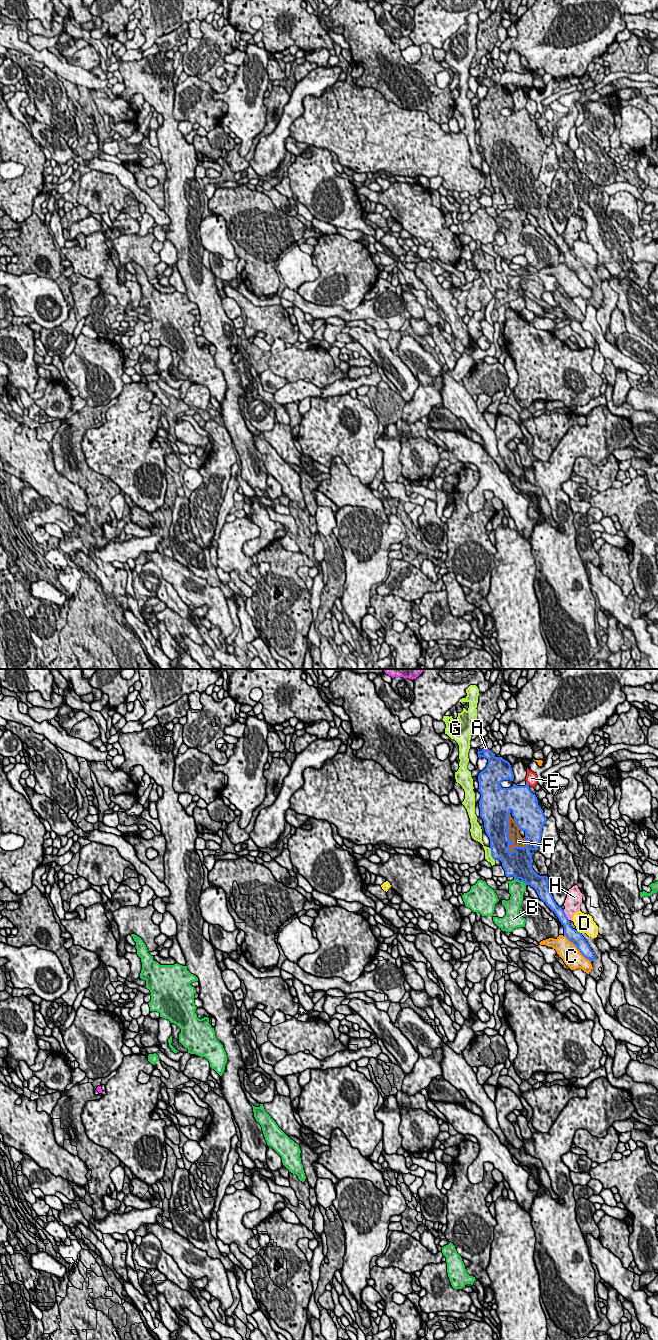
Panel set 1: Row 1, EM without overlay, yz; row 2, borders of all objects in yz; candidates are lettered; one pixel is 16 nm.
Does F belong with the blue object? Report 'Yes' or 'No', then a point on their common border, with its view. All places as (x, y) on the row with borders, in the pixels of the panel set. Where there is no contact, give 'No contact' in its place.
Yes. Touches blue at yz (507, 834)

